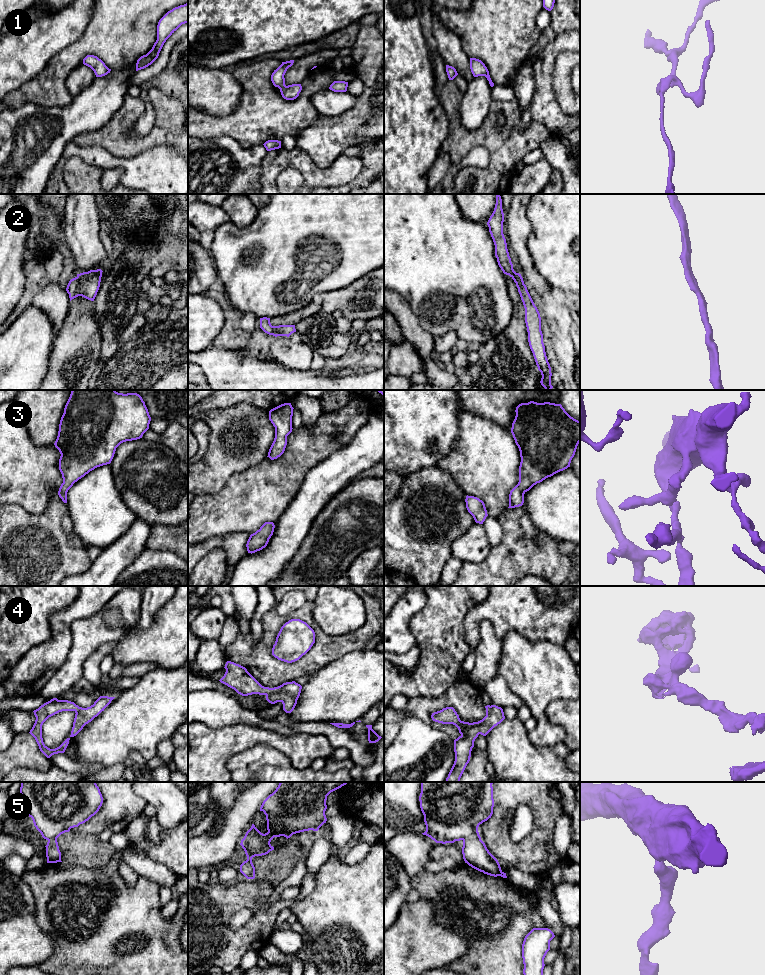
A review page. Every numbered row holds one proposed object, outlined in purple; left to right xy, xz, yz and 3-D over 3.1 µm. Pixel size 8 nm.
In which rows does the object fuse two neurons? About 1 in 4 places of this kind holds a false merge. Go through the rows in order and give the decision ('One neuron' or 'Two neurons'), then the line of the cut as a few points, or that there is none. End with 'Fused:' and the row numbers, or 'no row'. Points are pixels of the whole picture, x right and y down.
1: One neuron. No split
2: One neuron. No split
3: One neuron. No split
4: One neuron. No split
5: One neuron. No split
Fused: no row

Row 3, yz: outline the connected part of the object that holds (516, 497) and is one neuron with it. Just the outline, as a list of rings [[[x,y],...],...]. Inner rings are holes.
[[[530,401],[516,407],[511,433],[520,451],[519,482],[510,491],[509,507],[524,503],[524,494],[534,485],[570,467],[580,443],[580,421],[571,417],[561,404]]]

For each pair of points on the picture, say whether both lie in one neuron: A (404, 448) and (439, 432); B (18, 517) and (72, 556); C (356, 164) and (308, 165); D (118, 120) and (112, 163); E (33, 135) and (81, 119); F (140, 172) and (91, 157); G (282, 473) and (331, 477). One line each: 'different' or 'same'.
A: same
B: same
C: same
D: different
E: same
F: same
G: different

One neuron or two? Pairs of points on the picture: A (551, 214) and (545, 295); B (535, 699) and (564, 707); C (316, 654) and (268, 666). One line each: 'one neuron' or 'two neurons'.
A: two neurons
B: two neurons
C: one neuron

